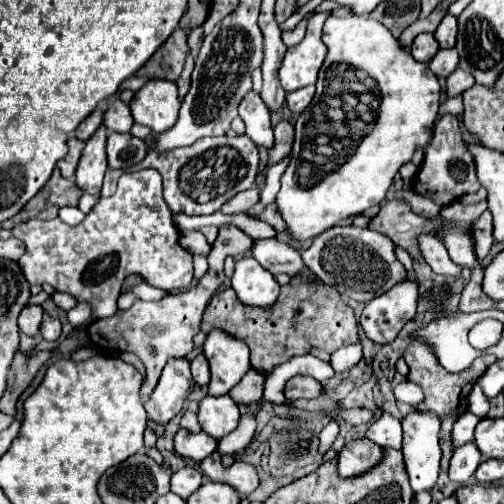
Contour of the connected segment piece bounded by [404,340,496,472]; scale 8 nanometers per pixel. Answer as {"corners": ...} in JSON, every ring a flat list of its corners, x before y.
{"corners":[[418,340,418,342,412,342,412,344,406,348,404,360,406,360,408,368,410,368,408,380,412,380,412,382,416,382,416,384,420,384,420,386,424,388,426,398,424,398,424,402,422,402,422,408,436,412,436,414,442,418,440,447,442,448,442,452,444,452,444,458,441,460,441,469,447,472,450,458,452,458,452,452,454,452,452,436,450,436,450,434,452,434,452,426,454,426,454,422,458,420,458,416,468,408,468,394,470,394,472,386,478,382,478,378,488,370,488,366,490,366,496,358,494,358,494,356,482,356,482,358,474,360,472,366,466,368,464,372,460,372,460,374,450,374,450,372,446,372,446,370,438,364,434,352,430,352,430,346,428,346,428,344,422,344,422,342]]}

